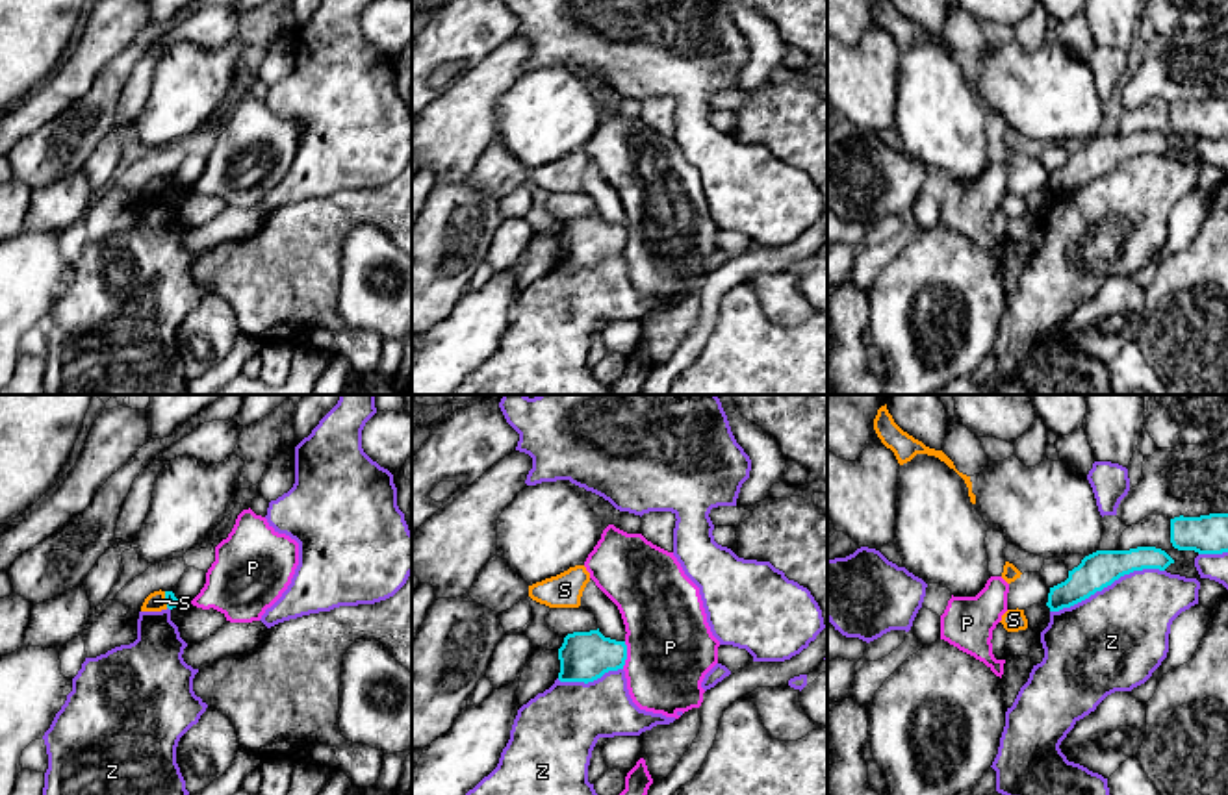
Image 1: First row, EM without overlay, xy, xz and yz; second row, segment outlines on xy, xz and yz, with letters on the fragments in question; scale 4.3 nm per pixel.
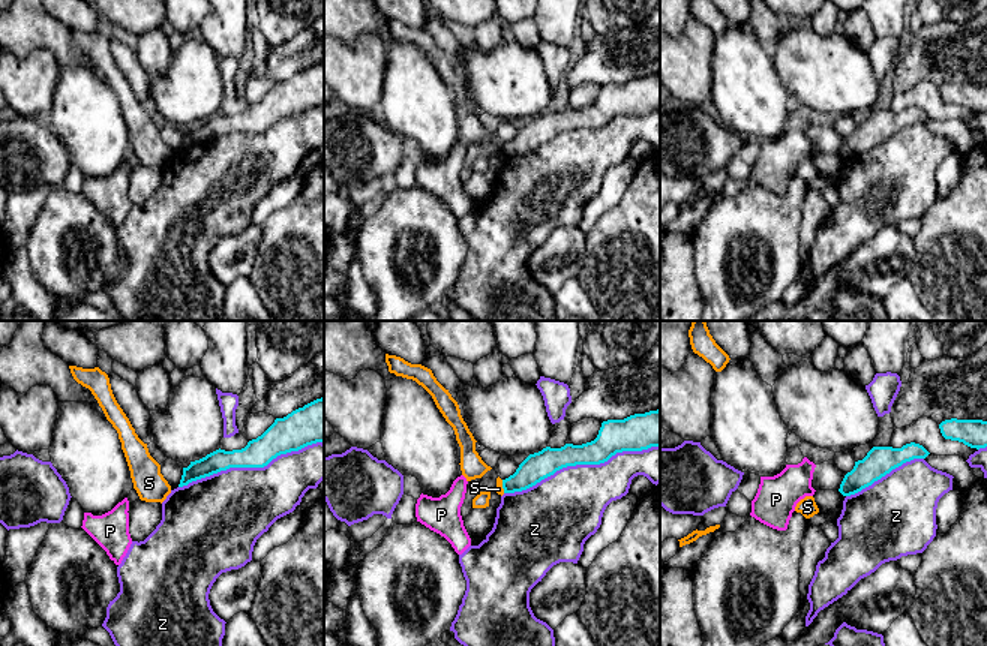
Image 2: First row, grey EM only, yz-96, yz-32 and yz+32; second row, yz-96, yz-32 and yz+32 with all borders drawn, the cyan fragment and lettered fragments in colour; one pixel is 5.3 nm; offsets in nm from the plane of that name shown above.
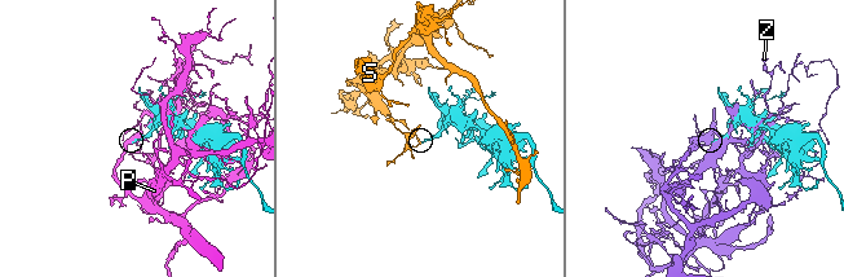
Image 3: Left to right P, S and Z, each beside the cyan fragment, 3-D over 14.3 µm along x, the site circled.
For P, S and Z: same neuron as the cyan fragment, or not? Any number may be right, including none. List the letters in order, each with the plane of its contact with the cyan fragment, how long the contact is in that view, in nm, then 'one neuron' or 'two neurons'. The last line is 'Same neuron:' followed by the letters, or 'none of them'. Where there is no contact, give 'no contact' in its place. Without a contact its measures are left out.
P: contact in xz; length 120 nm; two neurons
S: contact in xy; length 70 nm; two neurons
Z: contact in yz; length 550 nm; two neurons
Same neuron: none of them

